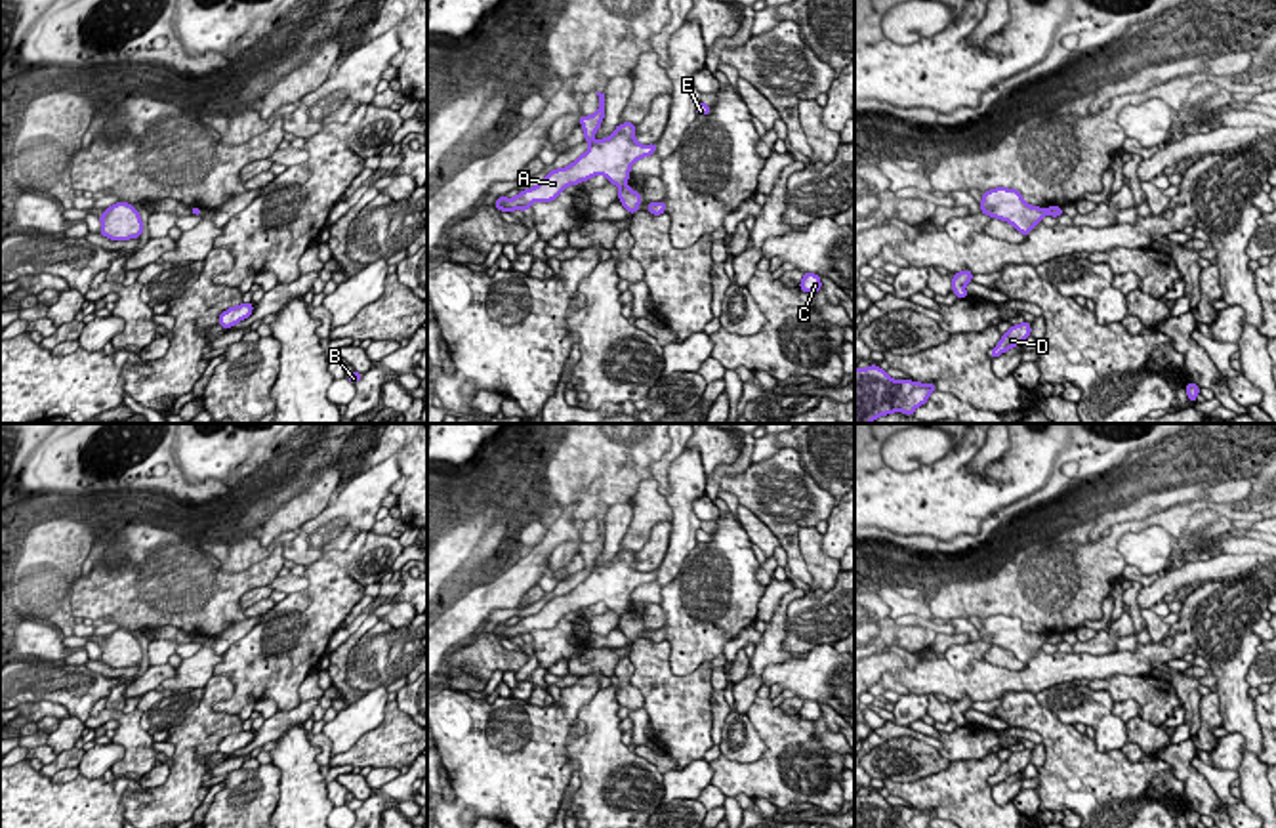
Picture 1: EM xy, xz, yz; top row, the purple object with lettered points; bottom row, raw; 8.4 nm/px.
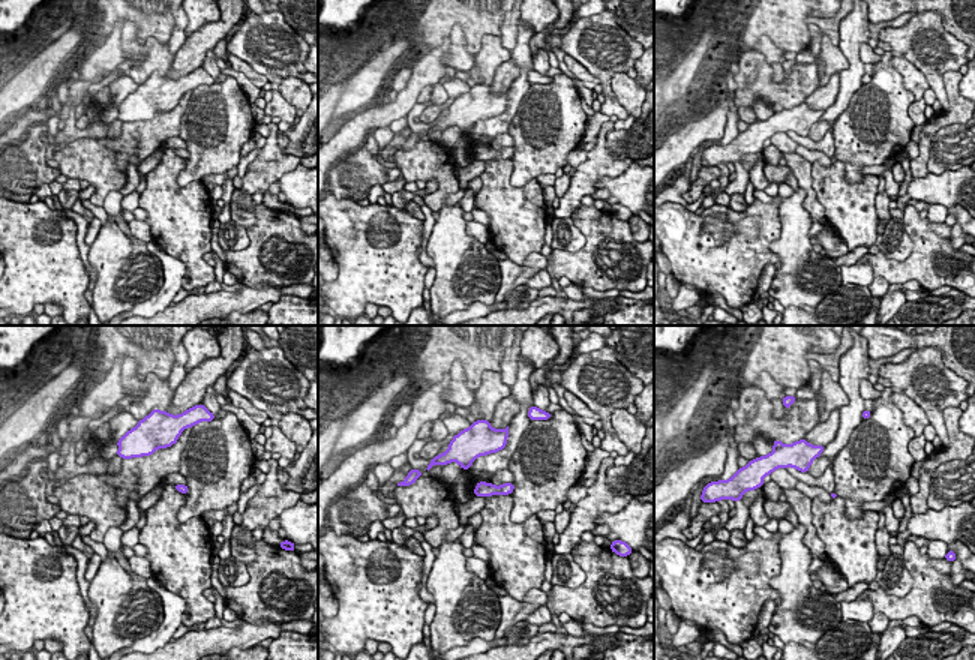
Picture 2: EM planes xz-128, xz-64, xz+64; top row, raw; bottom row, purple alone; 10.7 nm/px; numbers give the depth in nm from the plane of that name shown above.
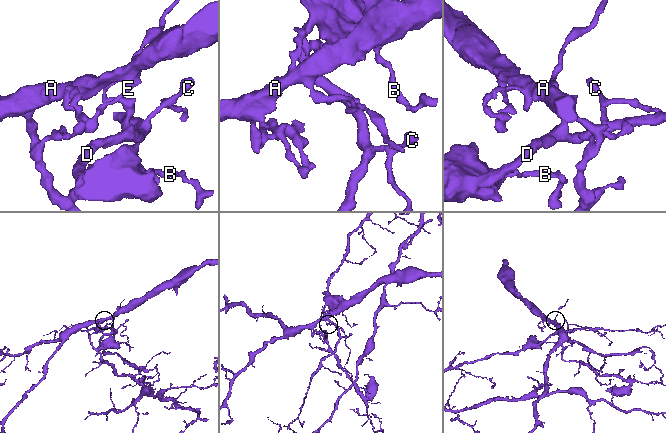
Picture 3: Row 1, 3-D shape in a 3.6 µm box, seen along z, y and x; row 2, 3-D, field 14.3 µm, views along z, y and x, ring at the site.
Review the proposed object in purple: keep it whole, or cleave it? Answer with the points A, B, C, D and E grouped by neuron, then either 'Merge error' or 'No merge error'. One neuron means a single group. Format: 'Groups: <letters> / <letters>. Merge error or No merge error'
Groups: A E / B C D. Merge error

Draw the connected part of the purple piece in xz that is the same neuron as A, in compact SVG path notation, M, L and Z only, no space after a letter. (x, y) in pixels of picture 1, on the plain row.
M597 519L597 523L597 540L591 544L580 544L580 551L586 563L584 570L589 570L591 574L566 595L547 599L540 612L525 616L513 626L498 624L494 631L500 639L528 639L532 630L553 630L568 612L578 612L580 609L587 609L599 601L603 601L608 611L620 616L628 614L633 590L654 582L658 570L637 570L637 551L631 549L618 551L608 565L595 569L593 561L601 555L605 546L605 521Z

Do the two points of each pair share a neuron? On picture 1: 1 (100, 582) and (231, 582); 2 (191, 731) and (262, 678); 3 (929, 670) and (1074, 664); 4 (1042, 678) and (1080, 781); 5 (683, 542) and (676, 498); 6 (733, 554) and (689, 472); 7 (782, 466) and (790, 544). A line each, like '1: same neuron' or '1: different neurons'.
1: same neuron
2: different neurons
3: same neuron
4: different neurons
5: same neuron
6: different neurons
7: same neuron

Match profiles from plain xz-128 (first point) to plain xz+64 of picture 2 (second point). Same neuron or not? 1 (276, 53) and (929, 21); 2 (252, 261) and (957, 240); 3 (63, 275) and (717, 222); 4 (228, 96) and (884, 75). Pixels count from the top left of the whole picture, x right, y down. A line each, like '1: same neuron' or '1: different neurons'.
1: same neuron
2: different neurons
3: same neuron
4: same neuron

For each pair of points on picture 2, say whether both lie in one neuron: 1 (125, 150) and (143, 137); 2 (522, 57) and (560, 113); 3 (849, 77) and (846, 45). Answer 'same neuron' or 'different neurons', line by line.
1: same neuron
2: different neurons
3: same neuron

